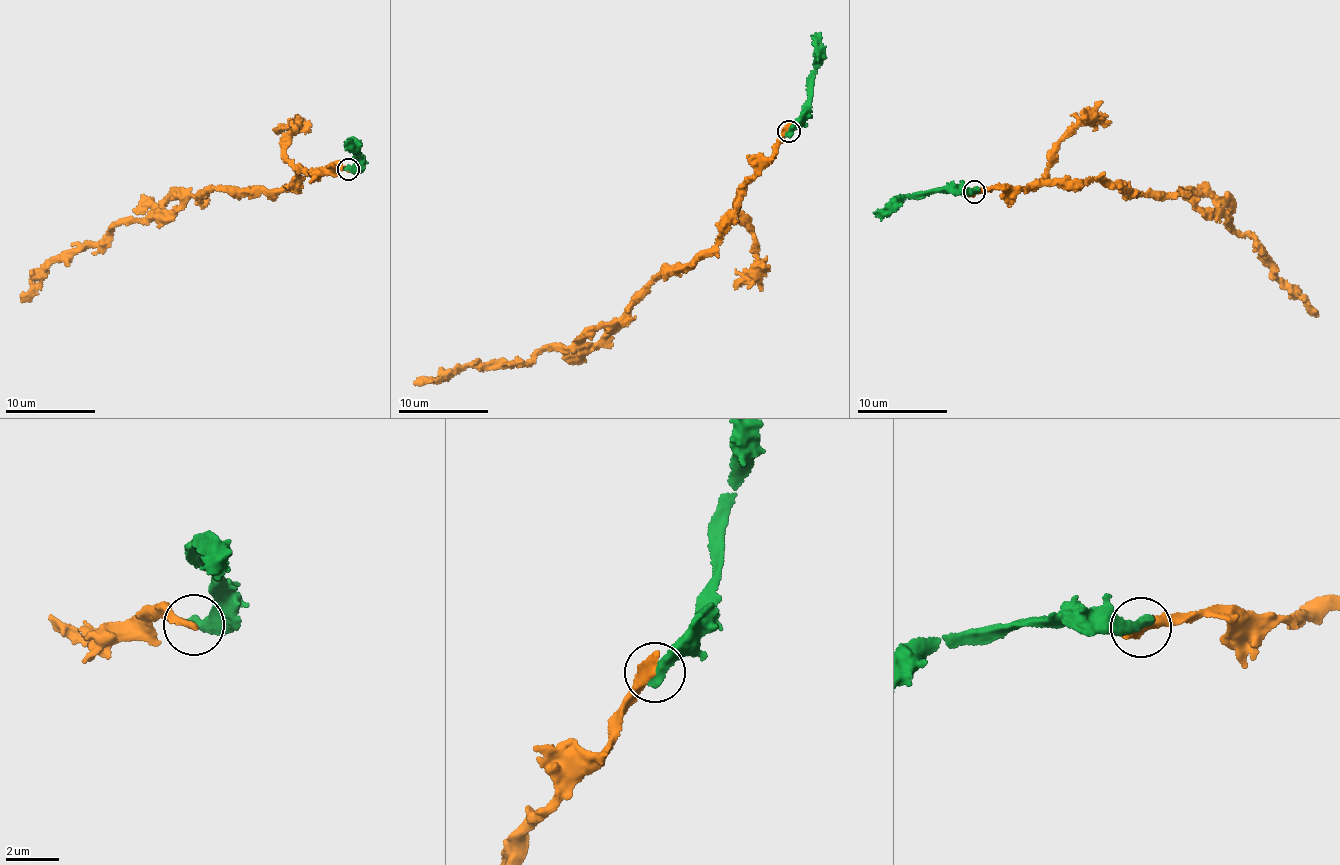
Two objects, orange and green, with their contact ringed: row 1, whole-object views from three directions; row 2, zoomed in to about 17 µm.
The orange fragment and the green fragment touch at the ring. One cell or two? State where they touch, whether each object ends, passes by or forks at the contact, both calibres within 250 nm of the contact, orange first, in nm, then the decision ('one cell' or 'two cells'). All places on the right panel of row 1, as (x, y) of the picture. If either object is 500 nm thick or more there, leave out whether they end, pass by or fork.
(974, 192) | orange ends | green ends | 380/480 nm | two cells

